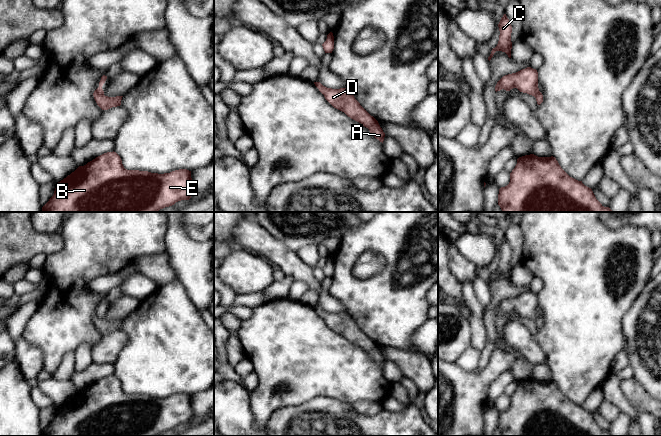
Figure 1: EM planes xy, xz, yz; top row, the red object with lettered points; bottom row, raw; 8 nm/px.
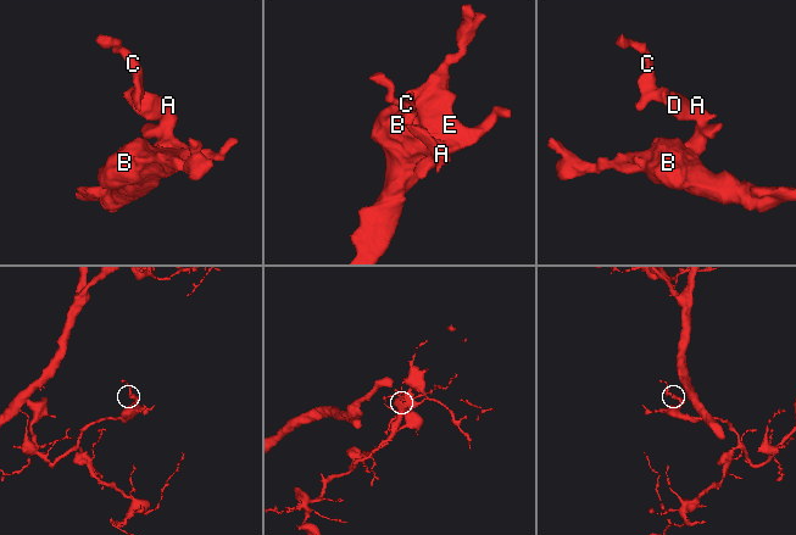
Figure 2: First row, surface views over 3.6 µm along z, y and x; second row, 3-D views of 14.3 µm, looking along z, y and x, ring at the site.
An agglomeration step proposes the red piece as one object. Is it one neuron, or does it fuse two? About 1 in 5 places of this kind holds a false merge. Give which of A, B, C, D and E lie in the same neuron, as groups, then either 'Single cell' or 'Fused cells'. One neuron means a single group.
Groups: A B C D E. Single cell

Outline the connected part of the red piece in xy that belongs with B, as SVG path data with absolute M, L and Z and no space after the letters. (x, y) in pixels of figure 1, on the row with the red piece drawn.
M116 152L104 153L84 166L79 166L56 183L53 196L42 212L158 212L181 200L189 200L193 193L191 171L179 169L158 174L127 170Z

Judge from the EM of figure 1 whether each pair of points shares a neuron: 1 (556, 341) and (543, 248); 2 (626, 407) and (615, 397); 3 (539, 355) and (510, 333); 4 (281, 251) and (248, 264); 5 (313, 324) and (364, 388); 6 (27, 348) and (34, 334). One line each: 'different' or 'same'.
1: same
2: same
3: same
4: different
5: same
6: different

